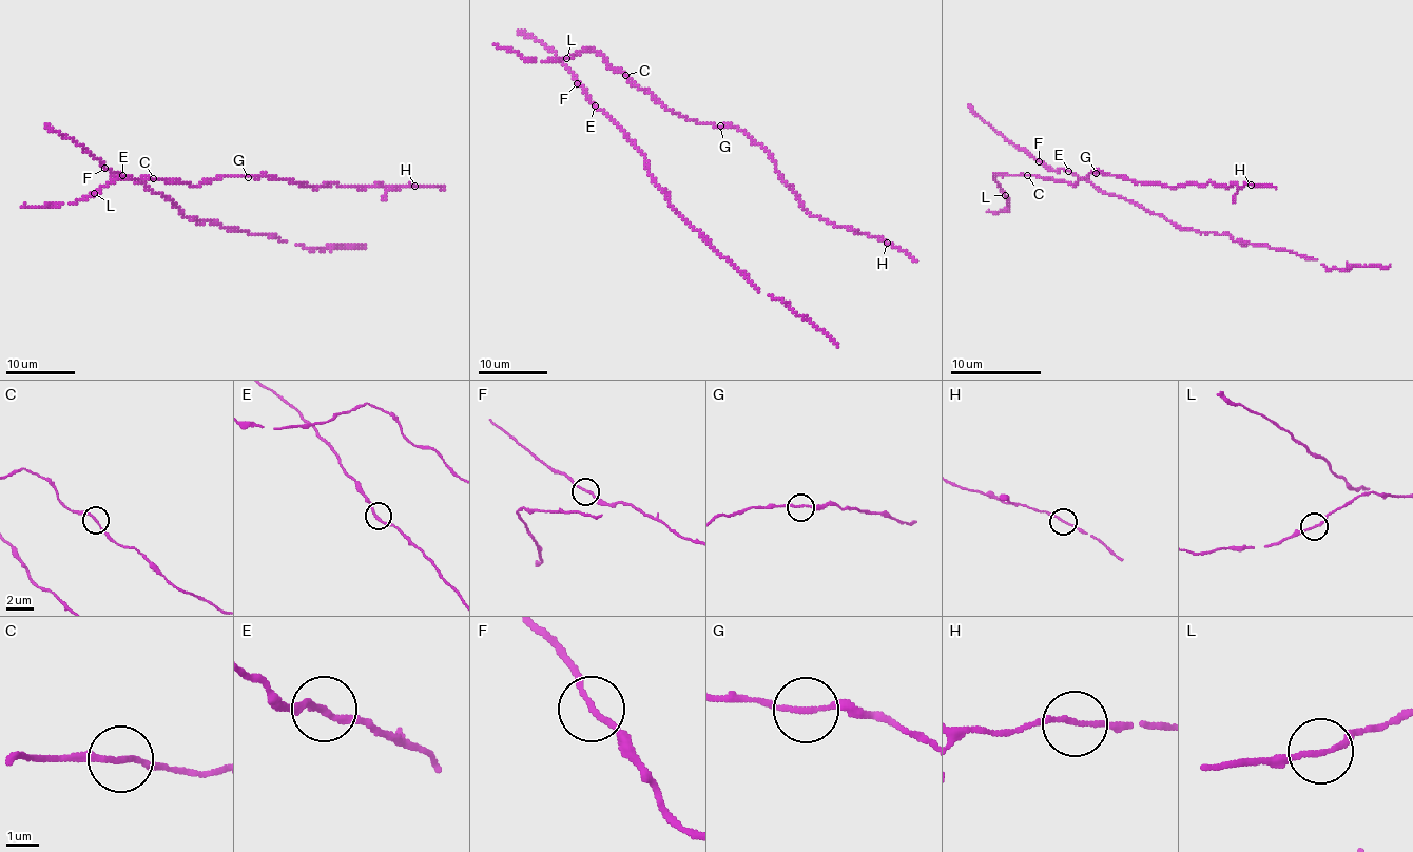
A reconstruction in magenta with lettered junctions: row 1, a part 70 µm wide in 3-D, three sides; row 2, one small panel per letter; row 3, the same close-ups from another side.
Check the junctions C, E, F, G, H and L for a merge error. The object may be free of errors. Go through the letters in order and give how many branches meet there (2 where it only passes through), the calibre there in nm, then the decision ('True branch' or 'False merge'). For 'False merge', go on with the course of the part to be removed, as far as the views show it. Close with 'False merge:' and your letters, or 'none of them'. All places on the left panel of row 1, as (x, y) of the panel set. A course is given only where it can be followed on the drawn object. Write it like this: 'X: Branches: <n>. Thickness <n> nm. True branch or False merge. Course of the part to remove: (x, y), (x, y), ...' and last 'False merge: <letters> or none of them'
C: Branches: 2. Thickness 150 nm. True branch
E: Branches: 2. Thickness 170 nm. True branch
F: Branches: 2. Thickness 160 nm. True branch
G: Branches: 2. Thickness 140 nm. True branch
H: Branches: 2. Thickness 140 nm. True branch
L: Branches: 2. Thickness 150 nm. True branch
False merge: none of them

